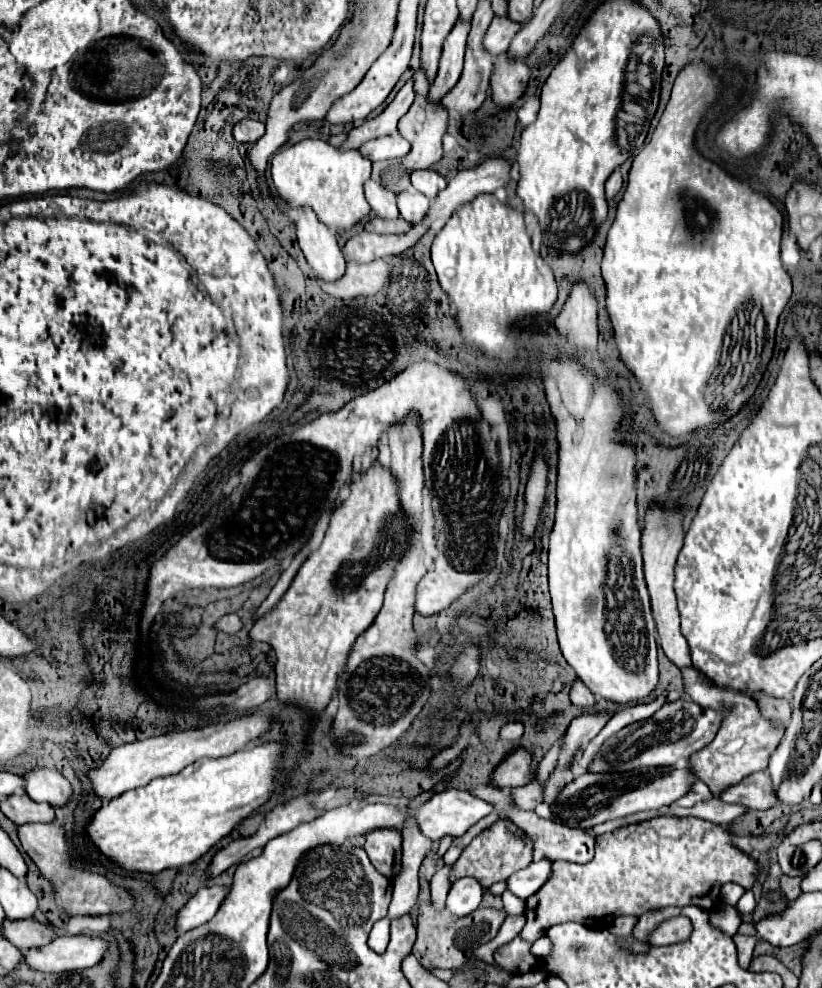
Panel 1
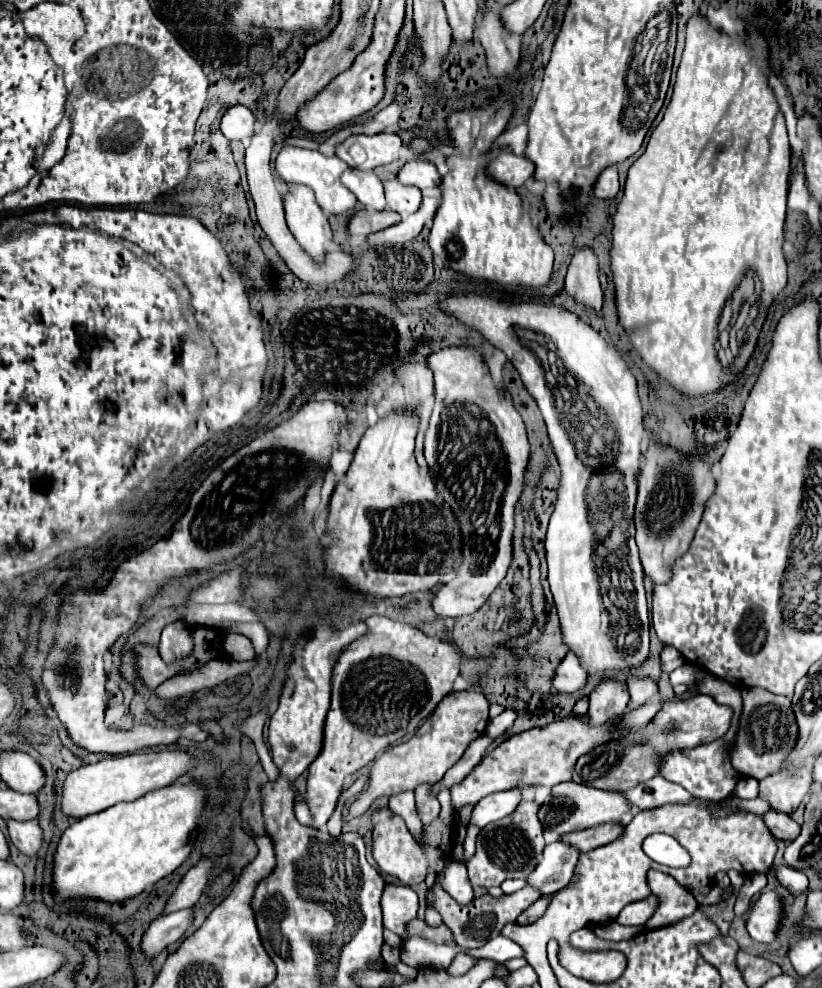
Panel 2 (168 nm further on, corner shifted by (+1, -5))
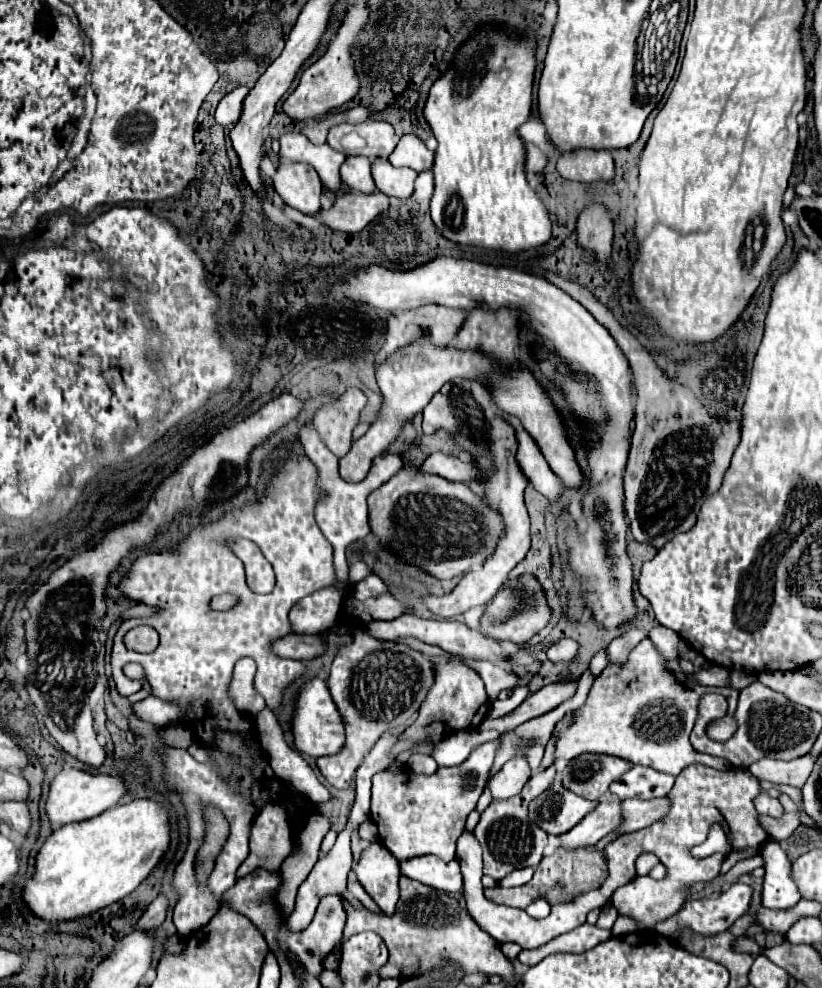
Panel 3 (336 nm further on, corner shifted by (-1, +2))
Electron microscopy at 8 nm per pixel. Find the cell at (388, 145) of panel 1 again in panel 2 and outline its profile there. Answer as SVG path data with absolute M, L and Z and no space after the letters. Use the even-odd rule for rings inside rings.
M382 132L374 136L350 136L336 156L342 158L349 167L359 170L373 170L380 164L390 164L398 158L402 140L398 134Z

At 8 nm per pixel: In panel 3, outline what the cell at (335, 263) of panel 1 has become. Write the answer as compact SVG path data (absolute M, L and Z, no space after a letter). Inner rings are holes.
M280 161L272 177L272 185L286 205L302 213L314 215L320 209L322 183L314 167L306 163Z

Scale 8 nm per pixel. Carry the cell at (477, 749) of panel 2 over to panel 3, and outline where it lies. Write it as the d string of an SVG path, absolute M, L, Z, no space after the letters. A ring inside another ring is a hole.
M578 679L544 685L542 689L528 695L526 701L520 707L516 707L512 713L504 715L500 719L484 719L478 729L498 729L500 733L512 731L518 725L522 725L534 717L540 717L540 715L556 709L560 703L568 701L576 693L576 687L578 687Z

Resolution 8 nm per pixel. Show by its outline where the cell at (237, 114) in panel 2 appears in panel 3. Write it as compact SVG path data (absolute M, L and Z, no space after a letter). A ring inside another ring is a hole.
M238 87L234 91L230 91L216 107L216 121L222 127L230 127L234 125L234 121L238 121L240 113L242 113L242 101L248 95L248 87Z

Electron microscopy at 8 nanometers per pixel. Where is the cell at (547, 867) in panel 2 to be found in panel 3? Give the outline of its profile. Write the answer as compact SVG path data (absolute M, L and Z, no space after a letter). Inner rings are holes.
M602 797L598 805L586 815L584 821L580 821L568 833L560 835L560 847L576 849L586 845L596 845L602 837L612 833L612 829L618 829L622 821L624 817L620 809L620 799Z

